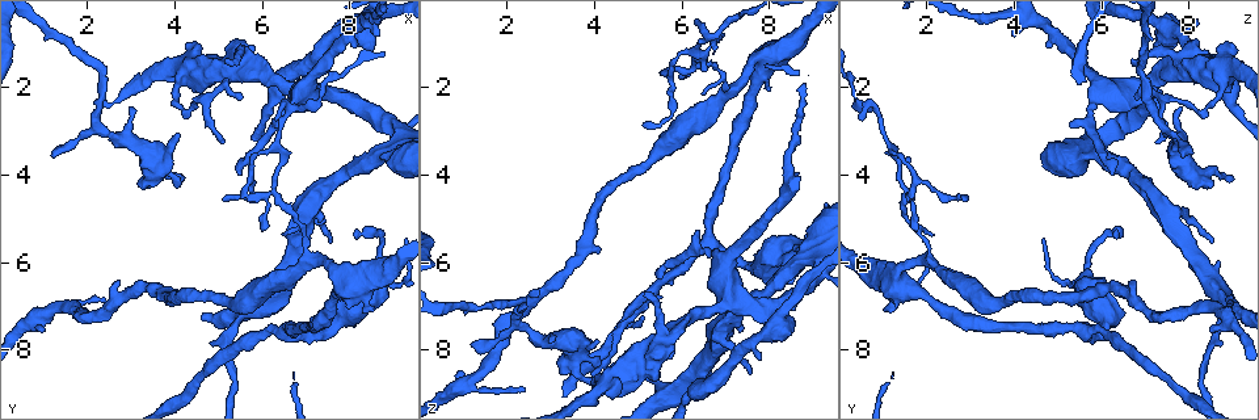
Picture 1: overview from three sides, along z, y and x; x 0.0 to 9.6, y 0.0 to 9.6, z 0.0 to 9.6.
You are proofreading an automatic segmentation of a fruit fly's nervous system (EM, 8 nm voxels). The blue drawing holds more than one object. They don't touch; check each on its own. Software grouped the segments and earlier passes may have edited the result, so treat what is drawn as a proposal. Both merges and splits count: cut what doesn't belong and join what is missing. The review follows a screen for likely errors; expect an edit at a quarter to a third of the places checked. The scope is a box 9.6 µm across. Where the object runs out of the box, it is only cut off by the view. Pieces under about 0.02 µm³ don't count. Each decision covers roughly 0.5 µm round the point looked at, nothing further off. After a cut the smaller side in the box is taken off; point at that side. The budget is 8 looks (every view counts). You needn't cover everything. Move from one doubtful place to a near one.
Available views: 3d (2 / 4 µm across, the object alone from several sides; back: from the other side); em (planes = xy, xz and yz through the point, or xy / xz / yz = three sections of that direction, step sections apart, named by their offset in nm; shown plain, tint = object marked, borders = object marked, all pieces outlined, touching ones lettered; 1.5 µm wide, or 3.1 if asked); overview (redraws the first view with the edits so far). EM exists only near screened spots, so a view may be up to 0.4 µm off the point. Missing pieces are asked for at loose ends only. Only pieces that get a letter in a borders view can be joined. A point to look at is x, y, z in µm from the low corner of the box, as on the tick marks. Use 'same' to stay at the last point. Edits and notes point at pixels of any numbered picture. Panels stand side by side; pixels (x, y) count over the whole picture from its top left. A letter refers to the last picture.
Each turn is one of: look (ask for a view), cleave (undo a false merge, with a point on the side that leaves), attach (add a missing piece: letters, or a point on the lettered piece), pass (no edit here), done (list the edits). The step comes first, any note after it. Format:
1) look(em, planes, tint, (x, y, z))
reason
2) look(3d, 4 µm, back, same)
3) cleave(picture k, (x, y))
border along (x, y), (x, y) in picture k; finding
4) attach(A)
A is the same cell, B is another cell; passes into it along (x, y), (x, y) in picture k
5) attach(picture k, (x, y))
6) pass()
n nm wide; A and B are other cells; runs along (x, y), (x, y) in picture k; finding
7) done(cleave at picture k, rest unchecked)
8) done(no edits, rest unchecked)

look(3d, 4 µm, (3.00, 2.45, 7.80))
free end

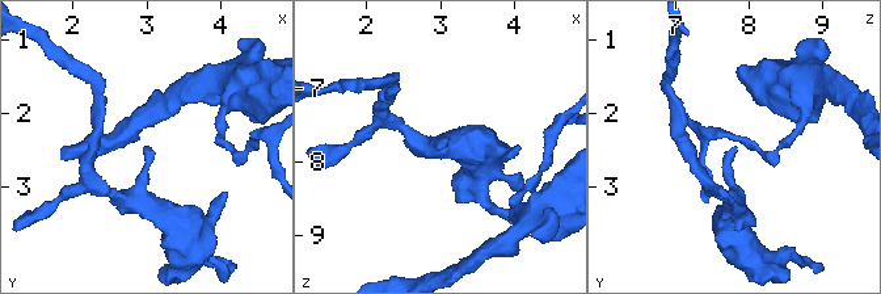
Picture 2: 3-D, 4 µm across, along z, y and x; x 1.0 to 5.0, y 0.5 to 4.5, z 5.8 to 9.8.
look(em, xy, step 4, tint, (3.00, 2.45, 7.80))

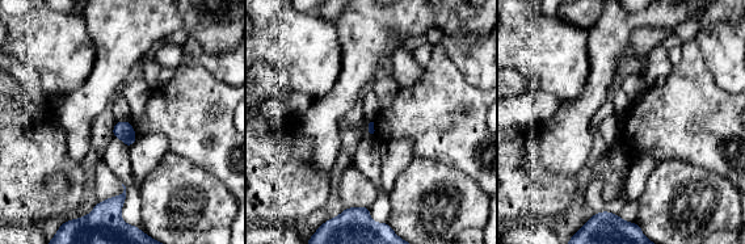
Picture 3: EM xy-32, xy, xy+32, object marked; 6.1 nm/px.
look(em, planes, borders, same)
cut it another way

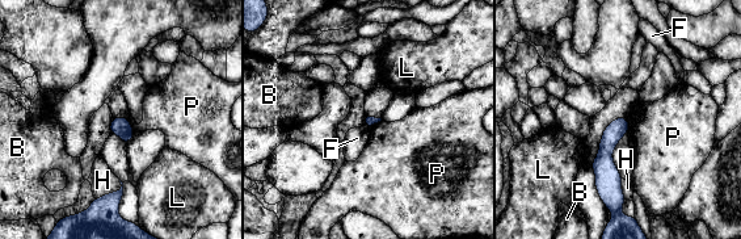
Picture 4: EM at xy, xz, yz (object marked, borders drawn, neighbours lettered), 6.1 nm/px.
pass()
B, F, H, L and P are other cells; runs along (624, 121), (606, 146), (614, 198) in picture 4; no lettered piece goes on from it

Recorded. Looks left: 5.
look(3d, 2 µm, (1.20, 3.55, 7.90))
tapers out

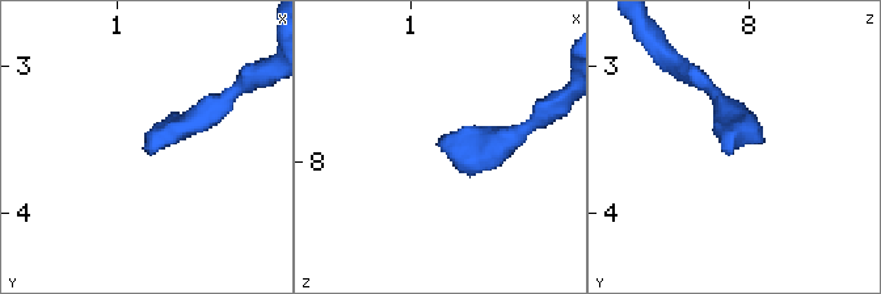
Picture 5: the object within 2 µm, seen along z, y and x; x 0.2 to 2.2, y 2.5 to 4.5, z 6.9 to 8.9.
look(em, planes, borders, (1.24, 3.58, 7.84))

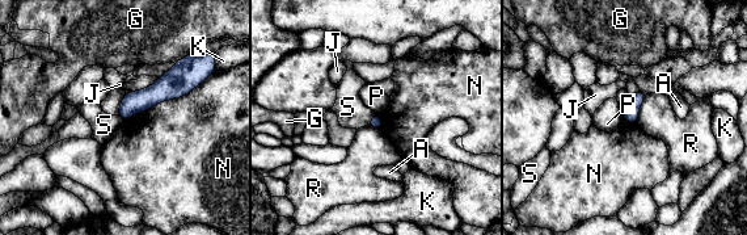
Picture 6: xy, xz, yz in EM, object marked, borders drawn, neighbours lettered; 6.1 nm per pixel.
pass()
A, G, J, K, N, P, R and S are other cells; none of them fits

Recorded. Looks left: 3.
look(em, xz, step 4, tint, (5.15, 1.35, 6.70))
tapers out

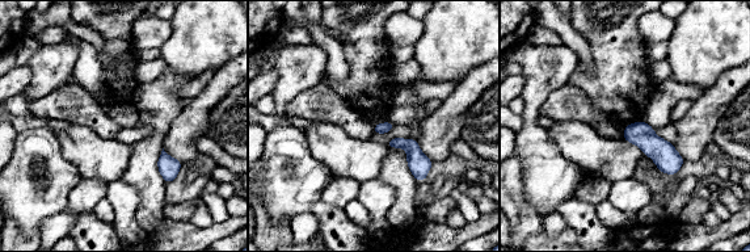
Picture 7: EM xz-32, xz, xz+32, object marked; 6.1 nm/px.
look(em, planes, borders, same)

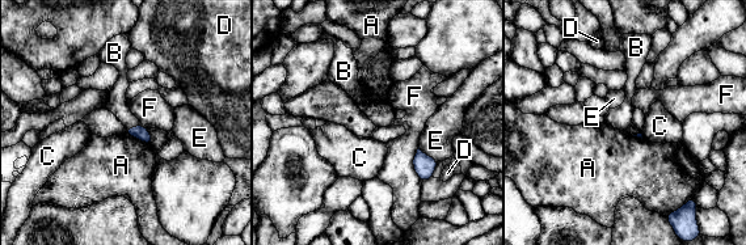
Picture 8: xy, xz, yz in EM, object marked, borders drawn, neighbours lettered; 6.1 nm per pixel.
pass()
F touches over 220 nm; A, B, C, D, E and F are other cells; border along (142, 125), (126, 130) in picture 8; no lettered piece goes on from it

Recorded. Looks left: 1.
done(no edits, rest unchecked)

